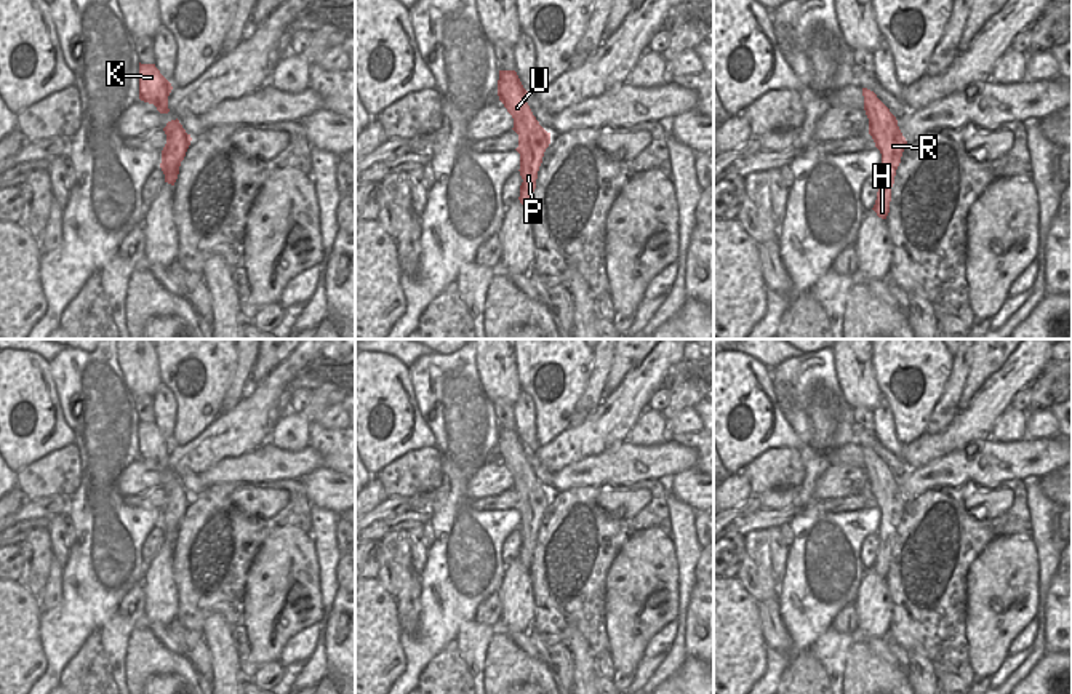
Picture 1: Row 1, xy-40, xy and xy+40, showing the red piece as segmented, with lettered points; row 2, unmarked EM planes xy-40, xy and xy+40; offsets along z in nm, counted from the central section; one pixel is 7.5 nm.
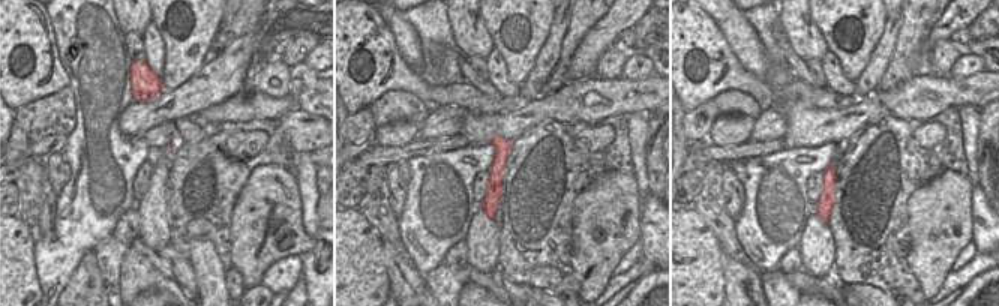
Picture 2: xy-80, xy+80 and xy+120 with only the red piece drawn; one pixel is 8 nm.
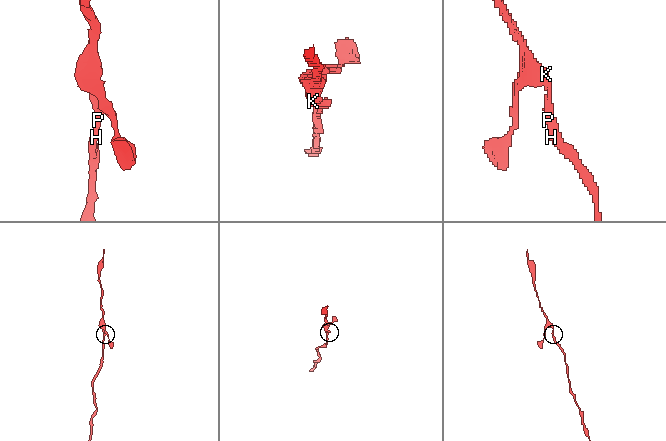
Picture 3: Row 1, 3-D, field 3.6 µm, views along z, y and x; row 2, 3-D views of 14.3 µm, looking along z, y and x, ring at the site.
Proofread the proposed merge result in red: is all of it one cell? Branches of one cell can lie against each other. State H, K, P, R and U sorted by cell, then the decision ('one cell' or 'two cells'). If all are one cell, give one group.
H K P R U | one cell

